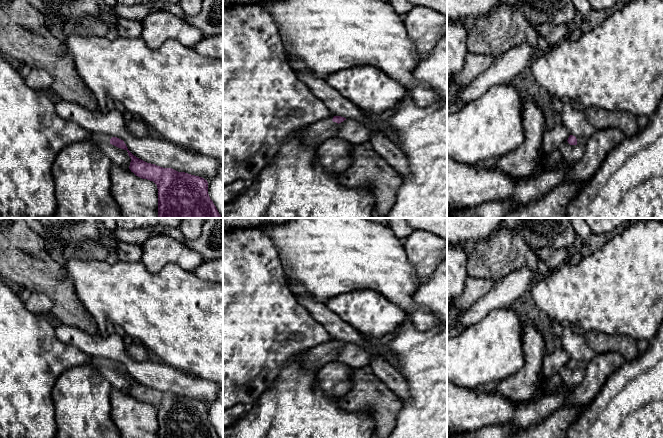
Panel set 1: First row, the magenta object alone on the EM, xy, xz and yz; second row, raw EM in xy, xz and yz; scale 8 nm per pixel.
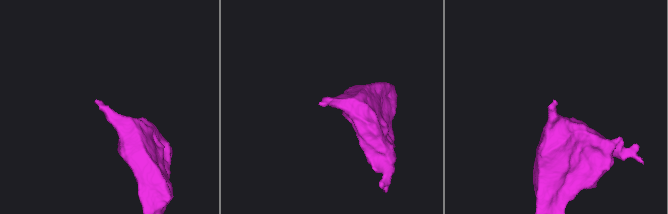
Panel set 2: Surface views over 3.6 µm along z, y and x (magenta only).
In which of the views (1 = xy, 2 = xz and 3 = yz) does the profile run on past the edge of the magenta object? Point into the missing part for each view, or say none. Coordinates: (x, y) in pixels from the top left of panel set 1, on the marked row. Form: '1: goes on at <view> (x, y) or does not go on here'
1: goes on at xy (98, 137)
2: goes on at xz (315, 134)
3: goes on at yz (581, 140)

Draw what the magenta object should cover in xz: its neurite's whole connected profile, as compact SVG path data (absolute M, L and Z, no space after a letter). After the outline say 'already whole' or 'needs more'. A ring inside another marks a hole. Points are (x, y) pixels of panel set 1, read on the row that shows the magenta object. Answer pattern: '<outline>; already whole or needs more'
M334 116L332 120L321 120L306 127L302 134L302 142L307 146L318 147L324 141L335 136L339 124L346 120L341 116Z; needs more

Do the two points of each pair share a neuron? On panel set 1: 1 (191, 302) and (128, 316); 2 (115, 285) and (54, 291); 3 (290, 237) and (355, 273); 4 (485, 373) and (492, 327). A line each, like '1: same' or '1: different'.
1: same
2: different
3: same
4: same

